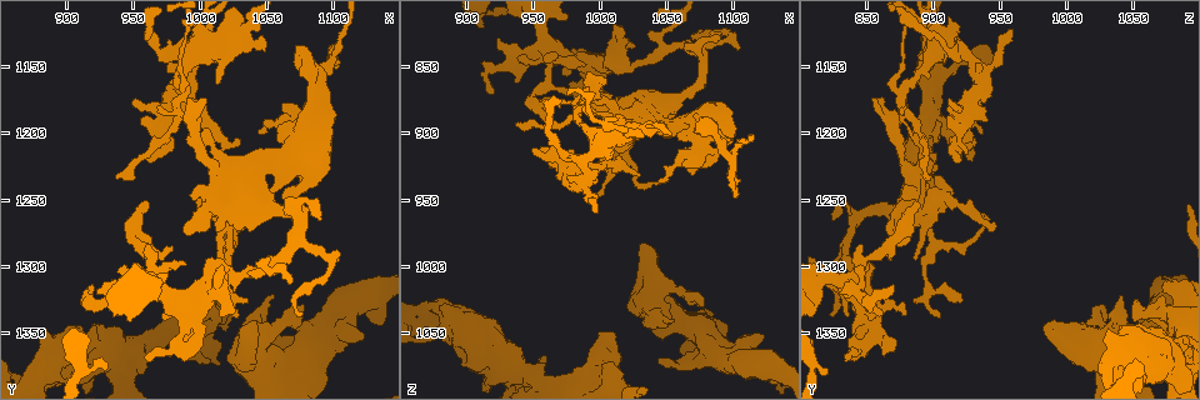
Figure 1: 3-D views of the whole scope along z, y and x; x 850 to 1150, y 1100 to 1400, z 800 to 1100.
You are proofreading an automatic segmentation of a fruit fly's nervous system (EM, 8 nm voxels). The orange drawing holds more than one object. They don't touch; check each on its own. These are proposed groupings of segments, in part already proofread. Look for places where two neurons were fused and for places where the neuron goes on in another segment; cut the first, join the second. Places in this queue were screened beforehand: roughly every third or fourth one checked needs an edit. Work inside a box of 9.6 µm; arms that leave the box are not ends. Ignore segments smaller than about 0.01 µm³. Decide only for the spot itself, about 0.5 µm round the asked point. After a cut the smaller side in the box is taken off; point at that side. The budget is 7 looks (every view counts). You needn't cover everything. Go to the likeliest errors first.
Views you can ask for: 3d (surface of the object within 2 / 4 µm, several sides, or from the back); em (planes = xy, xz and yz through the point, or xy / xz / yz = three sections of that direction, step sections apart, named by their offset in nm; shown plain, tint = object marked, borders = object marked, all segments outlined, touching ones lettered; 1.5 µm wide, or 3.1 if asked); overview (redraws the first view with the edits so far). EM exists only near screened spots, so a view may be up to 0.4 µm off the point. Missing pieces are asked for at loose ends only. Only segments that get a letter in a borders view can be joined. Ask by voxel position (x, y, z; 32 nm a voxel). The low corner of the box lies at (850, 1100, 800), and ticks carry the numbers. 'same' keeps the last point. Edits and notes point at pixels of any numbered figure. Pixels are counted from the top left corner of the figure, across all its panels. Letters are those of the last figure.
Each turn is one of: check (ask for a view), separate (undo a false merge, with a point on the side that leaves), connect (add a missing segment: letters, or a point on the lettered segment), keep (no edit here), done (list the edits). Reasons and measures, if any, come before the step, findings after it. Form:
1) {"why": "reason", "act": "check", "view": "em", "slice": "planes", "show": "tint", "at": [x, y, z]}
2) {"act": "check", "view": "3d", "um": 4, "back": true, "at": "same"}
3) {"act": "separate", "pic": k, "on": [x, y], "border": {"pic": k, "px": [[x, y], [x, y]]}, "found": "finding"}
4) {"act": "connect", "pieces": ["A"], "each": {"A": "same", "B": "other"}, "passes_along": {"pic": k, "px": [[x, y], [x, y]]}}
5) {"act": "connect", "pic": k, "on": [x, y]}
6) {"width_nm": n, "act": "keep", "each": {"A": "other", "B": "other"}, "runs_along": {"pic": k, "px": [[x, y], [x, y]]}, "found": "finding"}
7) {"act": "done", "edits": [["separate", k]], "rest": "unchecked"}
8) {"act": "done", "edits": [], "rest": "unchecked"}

{"why": "thick turns thin", "act": "check", "view": "3d", "um": 4, "at": [980, 1176, 928]}

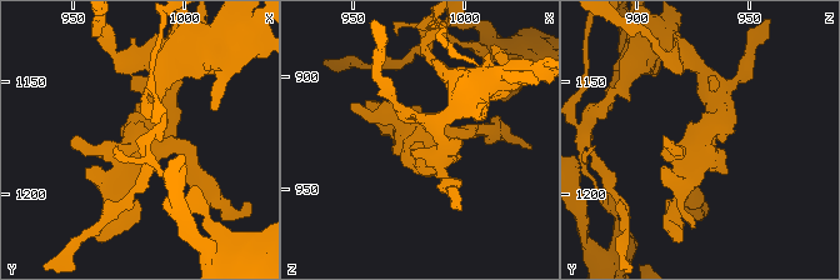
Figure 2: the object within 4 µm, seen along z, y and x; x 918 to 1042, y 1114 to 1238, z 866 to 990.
{"arms": 4, "act": "check", "view": "em", "slice": "planes", "show": "plain", "at": [980, 1178, 930]}

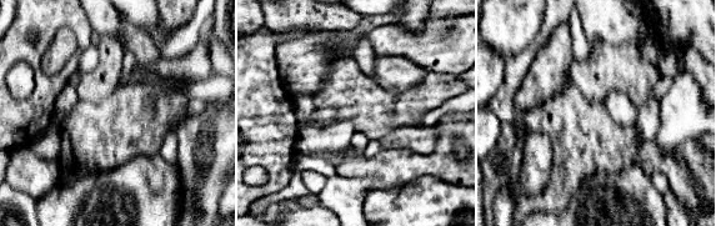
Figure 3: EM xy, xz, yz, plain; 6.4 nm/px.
{"act": "check", "view": "em", "slice": "planes", "show": "borders", "at": "same"}

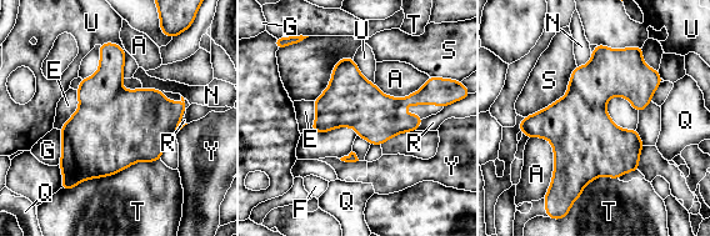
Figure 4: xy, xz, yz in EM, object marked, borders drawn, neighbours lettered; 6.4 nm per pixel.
{"act": "keep", "each": {"A": "other", "E": "other", "F": "other", "G": "other", "N": "other", "Q": "other", "R": "other", "S": "other", "T": "other", "U": "other", "Y": "other"}, "border": {"pic": 4, "px": [[101, 43], [123, 49], [125, 78]]}, "found": "continuous, no second neuron"}

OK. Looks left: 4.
{"why": "free end", "act": "check", "view": "3d", "um": 2, "at": [1014, 1336, 836]}

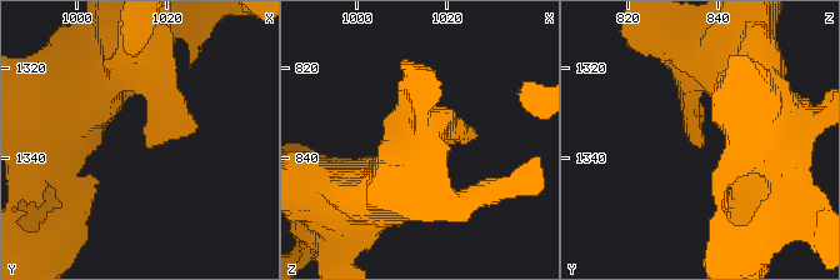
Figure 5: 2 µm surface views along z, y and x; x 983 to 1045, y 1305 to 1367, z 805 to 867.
{"why": "shape alone is not enough", "act": "check", "view": "em", "slice": "xy", "step": 8, "show": "borders", "at": [1016, 1338, 837]}

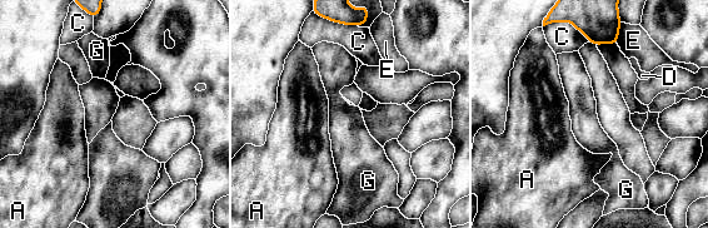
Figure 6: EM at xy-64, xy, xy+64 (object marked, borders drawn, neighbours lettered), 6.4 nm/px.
{"act": "check", "view": "em", "slice": "planes", "show": "borders", "at": "same"}

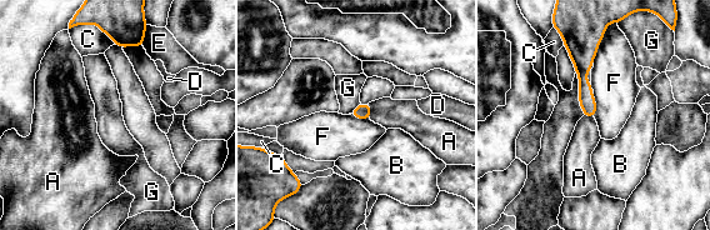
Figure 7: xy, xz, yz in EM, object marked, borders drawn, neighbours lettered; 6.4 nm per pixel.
{"longest_contact_nm": ["G", 280], "act": "keep", "each": {"A": "other", "B": "other", "C": "other", "D": "other", "E": "other", "F": "other", "G": "other"}, "found": "no lettered segment goes on from it"}

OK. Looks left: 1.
{"act": "check", "view": "em", "slice": "planes", "show": "borders", "at": [1102, 1152, 946]}

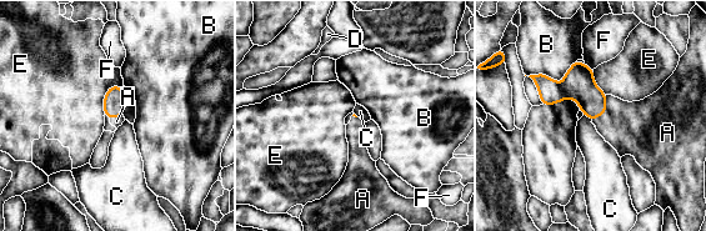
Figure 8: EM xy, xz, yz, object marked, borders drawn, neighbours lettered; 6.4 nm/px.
{"act": "connect", "pieces": ["A"], "each": {"A": "same", "B": "other", "C": "other", "D": "other", "E": "other", "F": "other"}, "passes_along": {"pic": 8, "px": [[579, 83], [606, 110], [640, 129]]}, "found": "the neuron continues"}

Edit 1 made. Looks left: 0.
{"act": "done", "edits": [["connect", 8]], "rest": "unchecked"}

